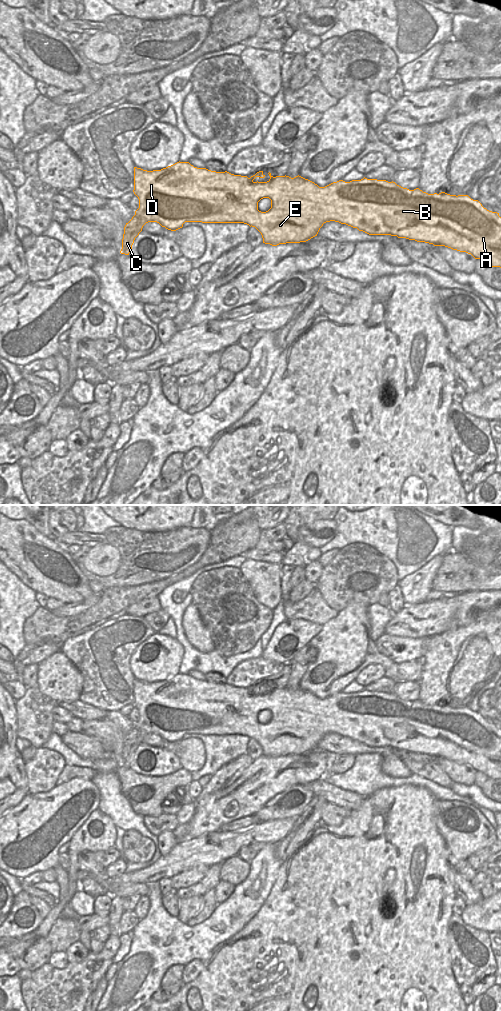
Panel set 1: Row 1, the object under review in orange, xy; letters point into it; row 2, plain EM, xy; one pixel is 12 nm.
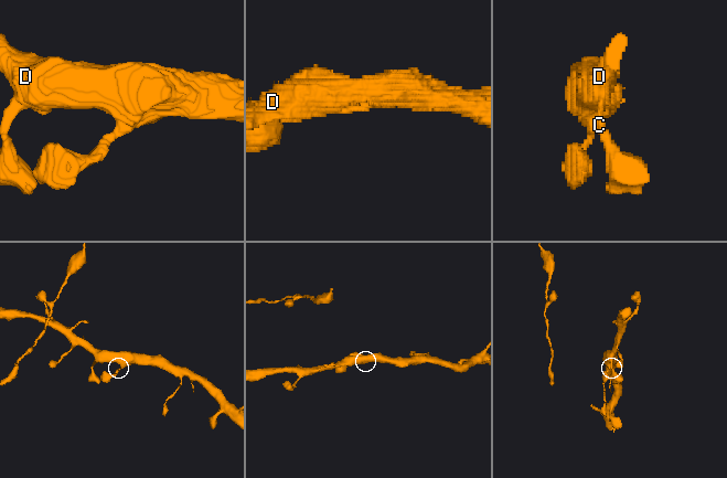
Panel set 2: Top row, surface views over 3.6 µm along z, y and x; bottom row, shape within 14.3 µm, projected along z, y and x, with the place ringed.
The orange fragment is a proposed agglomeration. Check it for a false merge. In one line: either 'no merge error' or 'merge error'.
no merge error

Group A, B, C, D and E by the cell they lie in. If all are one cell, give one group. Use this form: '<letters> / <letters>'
A B C D E

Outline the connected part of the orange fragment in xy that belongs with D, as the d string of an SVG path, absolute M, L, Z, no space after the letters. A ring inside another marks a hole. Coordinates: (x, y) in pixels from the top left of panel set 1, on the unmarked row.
M180 673L171 678L163 680L161 682L147 683L141 680L134 679L133 704L139 711L139 720L135 723L135 727L132 729L132 731L128 735L126 735L124 739L122 761L120 765L129 767L135 750L142 743L143 738L148 734L157 734L162 739L165 739L166 741L171 743L176 743L182 740L185 734L244 735L249 737L250 739L251 738L255 739L261 745L263 750L263 755L270 756L272 758L277 758L279 756L286 756L286 755L306 754L311 750L317 748L320 740L323 738L324 735L335 733L341 736L346 736L353 740L357 740L359 743L363 743L369 747L391 747L391 748L397 748L398 750L406 750L409 752L415 752L417 754L425 754L425 755L433 756L434 758L445 758L453 762L471 766L475 771L482 772L488 778L501 780L501 729L499 728L499 725L487 722L482 718L482 716L478 712L473 712L468 707L456 708L456 707L447 706L445 704L441 704L439 706L437 705L428 706L426 704L423 704L419 700L416 700L414 702L409 702L407 700L403 700L397 697L393 693L388 694L386 692L367 691L365 689L361 692L352 692L350 694L339 692L325 699L319 699L314 694L305 691L299 687L294 690L291 690L286 687L273 689L270 684L268 686L270 688L270 691L267 694L258 694L258 693L254 694L253 692L256 689L260 689L260 690L265 689L263 683L259 683L255 687L248 690L247 688L234 687L227 683L216 684L216 683L208 682L206 680L197 680L191 677L189 674L180 674ZM263 710L269 710L271 712L271 720L266 724L261 724L258 722L258 714Z

